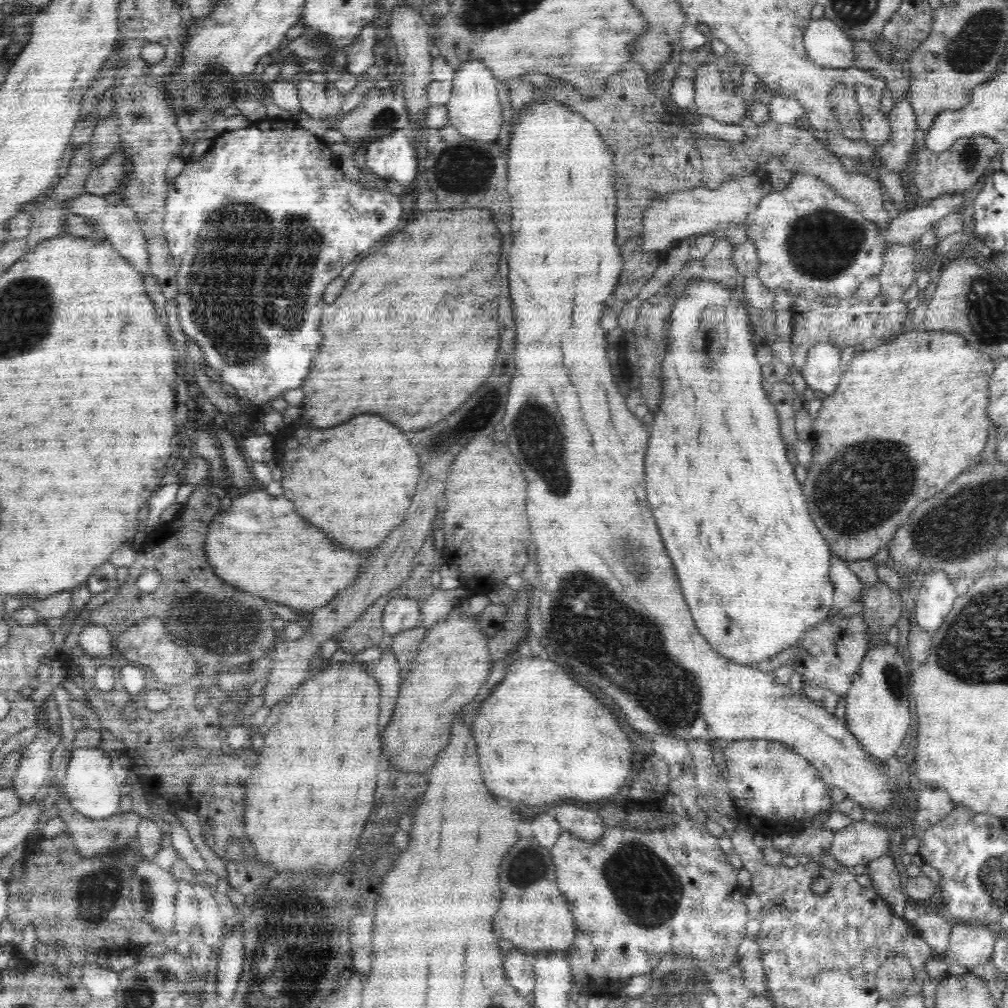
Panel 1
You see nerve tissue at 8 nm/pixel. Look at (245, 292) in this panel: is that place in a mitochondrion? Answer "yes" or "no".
yes

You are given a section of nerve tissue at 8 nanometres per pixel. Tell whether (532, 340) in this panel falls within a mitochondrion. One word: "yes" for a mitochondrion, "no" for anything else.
no

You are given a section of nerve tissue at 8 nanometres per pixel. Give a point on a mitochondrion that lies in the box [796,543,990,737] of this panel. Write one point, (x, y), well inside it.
(893, 676)

